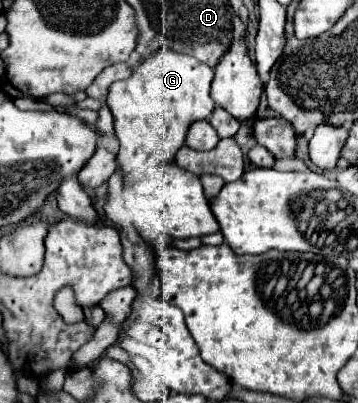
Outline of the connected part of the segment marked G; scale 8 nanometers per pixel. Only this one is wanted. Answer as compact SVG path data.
M161 48L153 56L139 60L131 68L129 78L111 84L107 106L115 118L115 134L119 138L117 162L127 182L139 180L149 168L173 162L173 156L185 144L189 124L209 118L215 108L209 96L211 80L213 70L197 58Z

